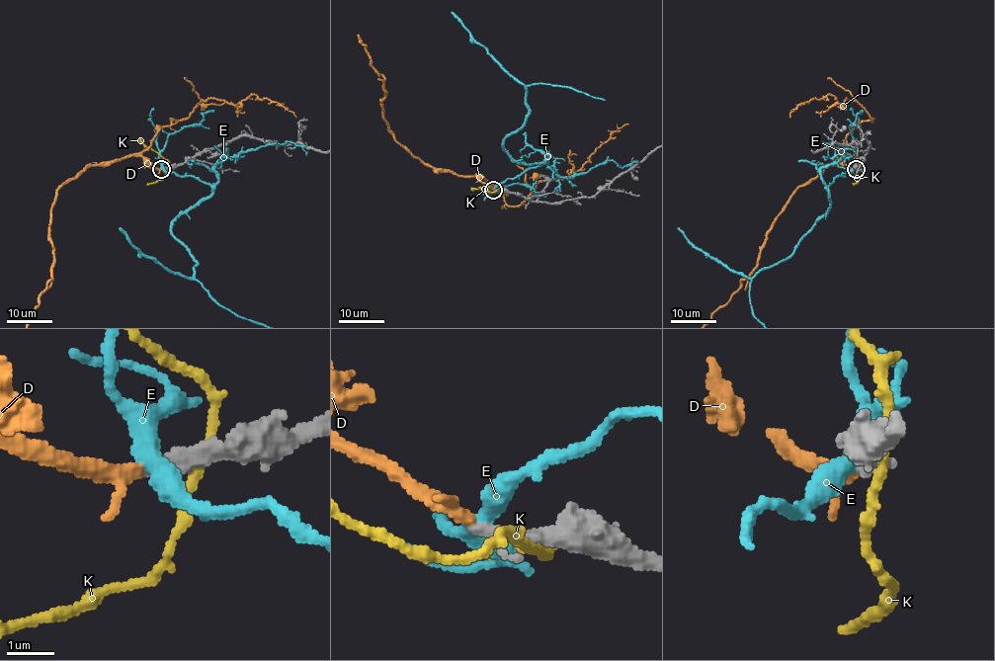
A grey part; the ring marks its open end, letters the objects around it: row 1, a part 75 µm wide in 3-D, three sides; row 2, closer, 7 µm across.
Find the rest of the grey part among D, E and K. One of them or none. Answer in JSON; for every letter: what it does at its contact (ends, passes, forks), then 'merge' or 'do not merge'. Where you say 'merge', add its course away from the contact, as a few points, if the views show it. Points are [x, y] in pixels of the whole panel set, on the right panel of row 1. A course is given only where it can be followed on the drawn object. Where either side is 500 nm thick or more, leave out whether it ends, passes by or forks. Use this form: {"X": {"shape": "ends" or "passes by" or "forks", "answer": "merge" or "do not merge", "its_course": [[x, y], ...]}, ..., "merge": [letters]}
{"D": {"shape": "passes by", "answer": "merge"}, "E": {"shape": "passes by", "answer": "do not merge"}, "K": {"shape": "passes by", "answer": "do not merge"}, "merge": ["D"]}

